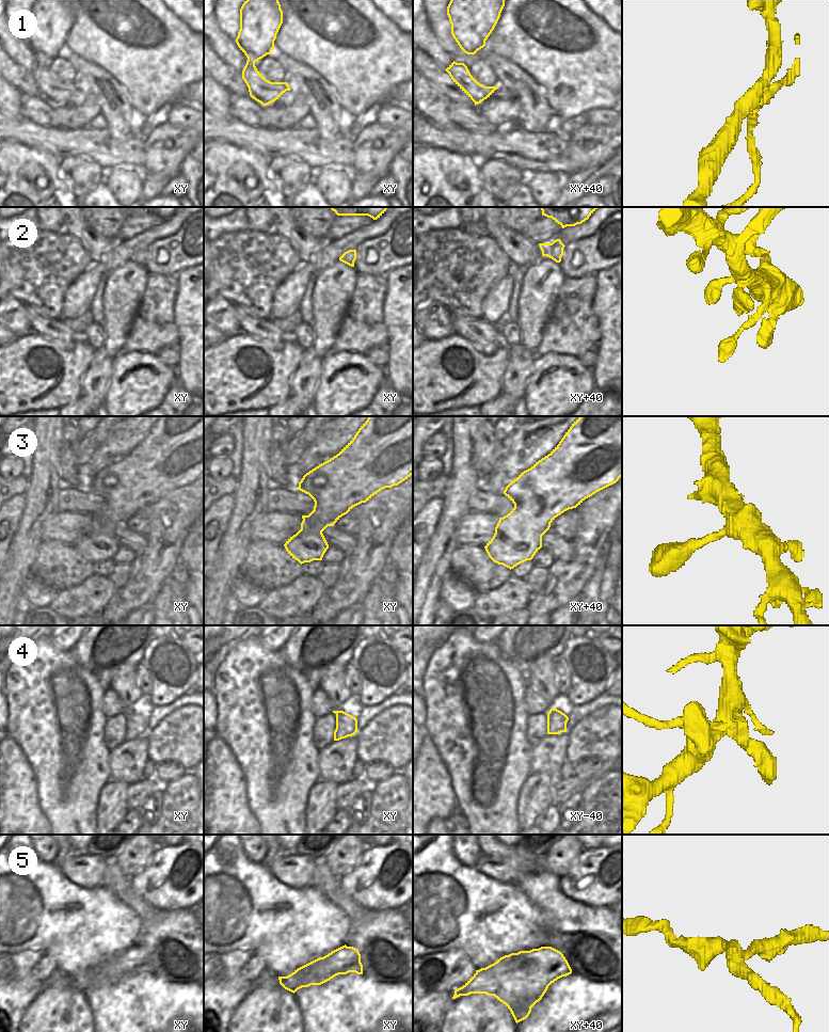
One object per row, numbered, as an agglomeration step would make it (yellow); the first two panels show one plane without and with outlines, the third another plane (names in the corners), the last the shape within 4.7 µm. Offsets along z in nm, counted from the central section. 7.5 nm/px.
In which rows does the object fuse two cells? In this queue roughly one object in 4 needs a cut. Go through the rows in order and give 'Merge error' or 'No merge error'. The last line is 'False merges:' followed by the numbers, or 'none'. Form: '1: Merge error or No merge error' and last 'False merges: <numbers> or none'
1: Merge error
2: No merge error
3: No merge error
4: No merge error
5: No merge error
False merges: 1

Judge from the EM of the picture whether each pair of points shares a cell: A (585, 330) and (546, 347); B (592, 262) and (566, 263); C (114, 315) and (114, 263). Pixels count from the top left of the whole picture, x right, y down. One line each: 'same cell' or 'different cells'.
A: same cell
B: same cell
C: different cells

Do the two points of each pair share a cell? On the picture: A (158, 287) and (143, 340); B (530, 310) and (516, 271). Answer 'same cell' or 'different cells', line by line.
A: same cell
B: different cells

